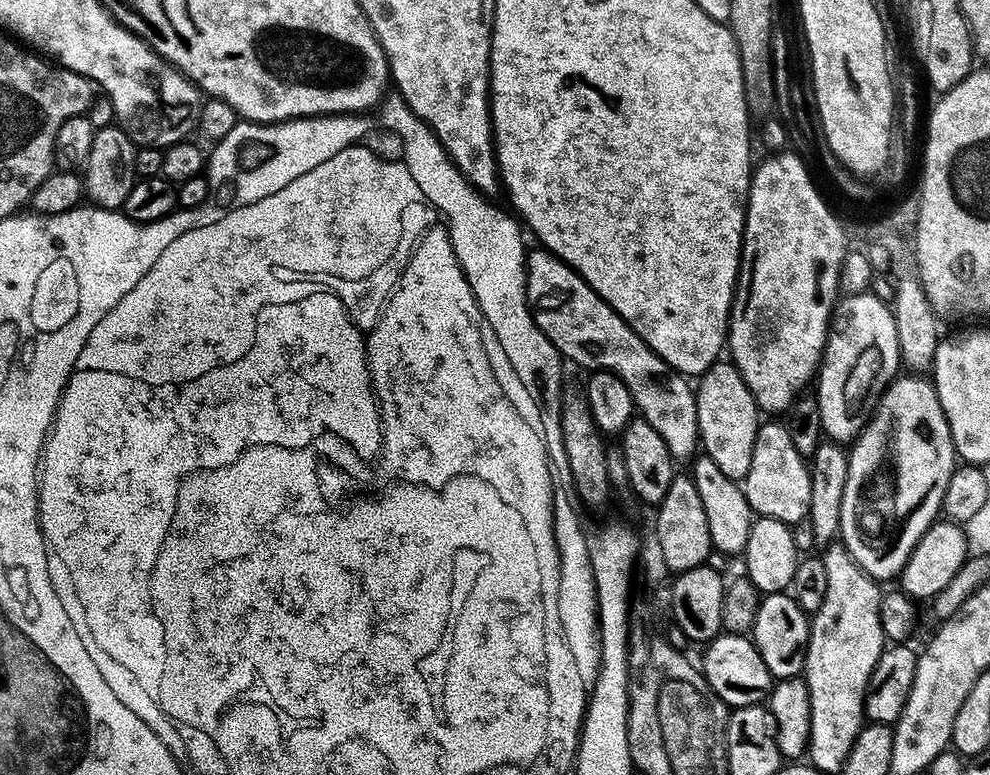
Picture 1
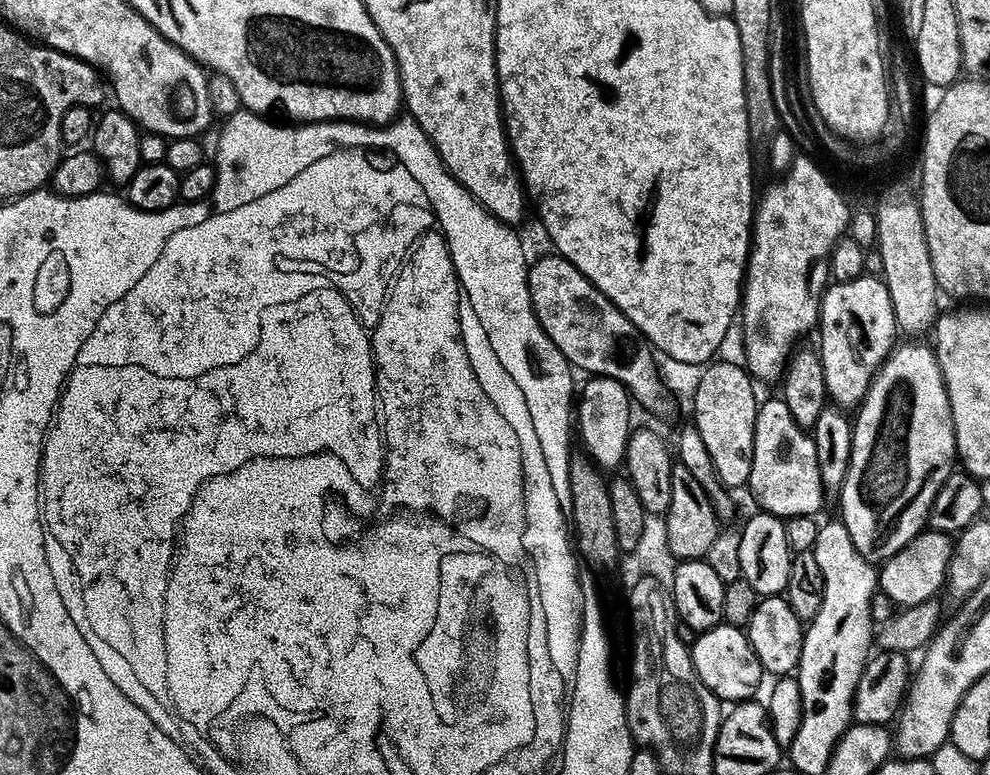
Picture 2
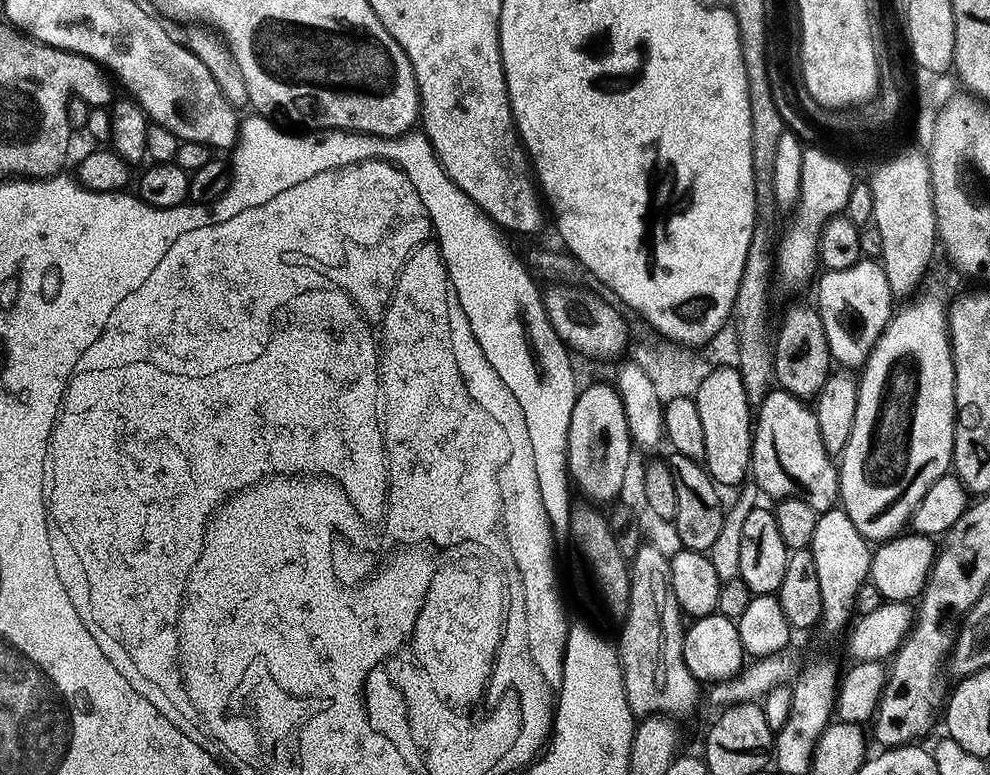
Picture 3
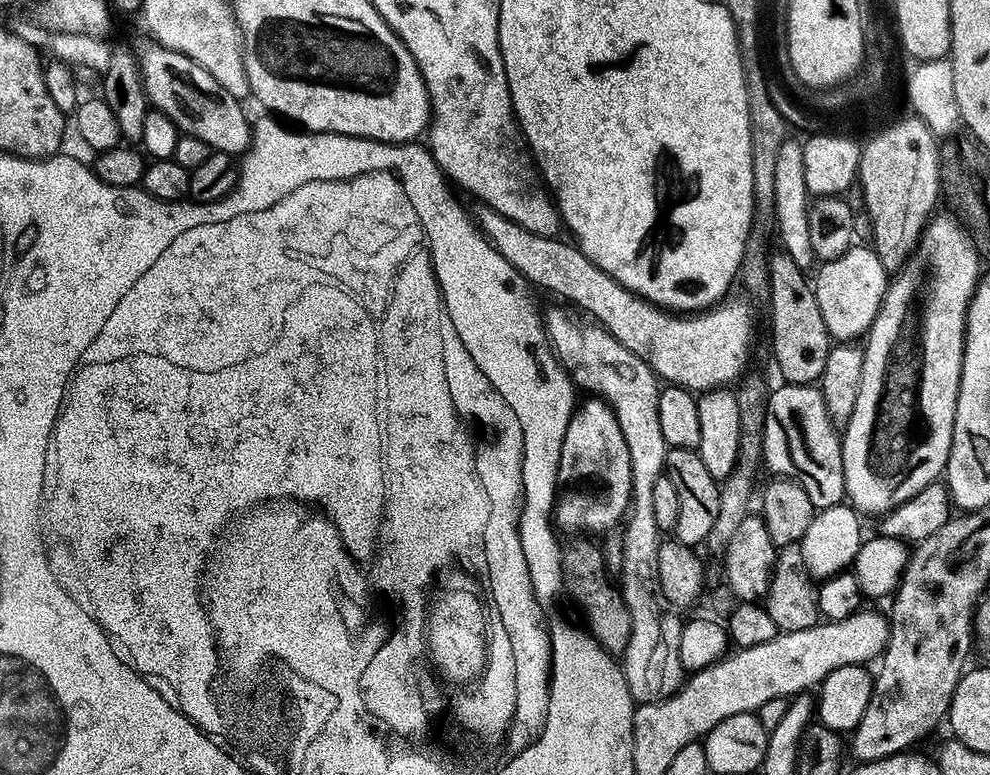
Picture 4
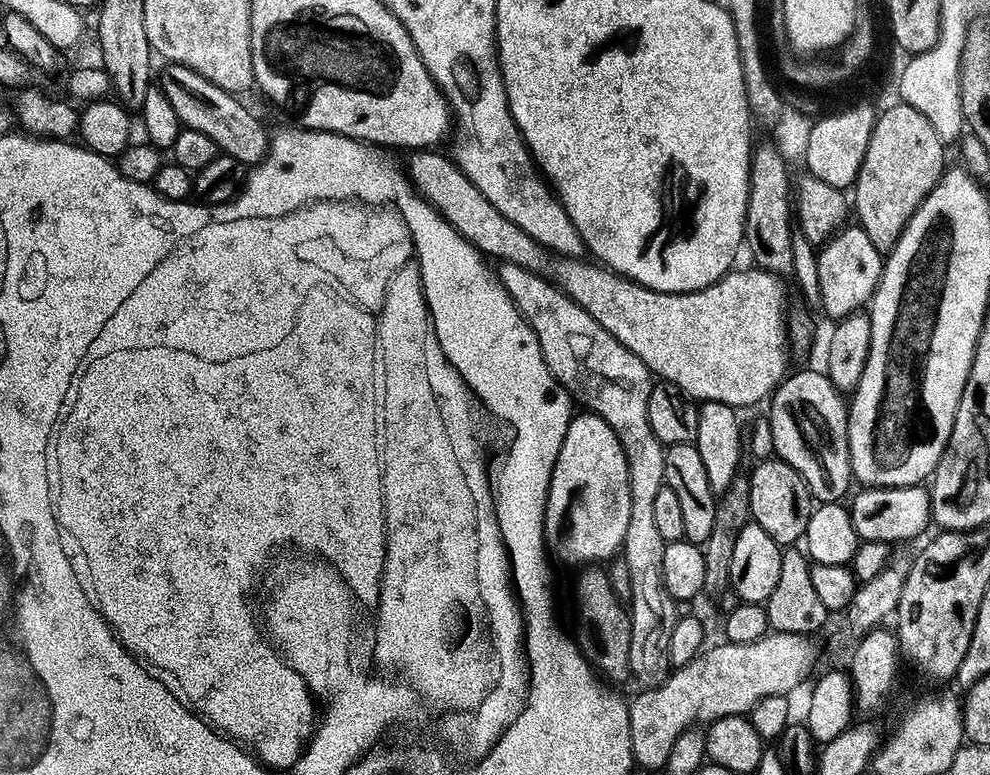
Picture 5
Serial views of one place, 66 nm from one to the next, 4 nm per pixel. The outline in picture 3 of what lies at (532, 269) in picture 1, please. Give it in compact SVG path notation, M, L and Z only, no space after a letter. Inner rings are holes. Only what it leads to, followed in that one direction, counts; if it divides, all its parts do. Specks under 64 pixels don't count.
M556 282L545 287L542 292L542 303L548 315L546 322L554 326L557 341L564 346L569 344L573 353L585 352L586 355L597 356L600 360L615 361L623 357L630 348L627 322L602 297L572 287L576 286L568 282Z

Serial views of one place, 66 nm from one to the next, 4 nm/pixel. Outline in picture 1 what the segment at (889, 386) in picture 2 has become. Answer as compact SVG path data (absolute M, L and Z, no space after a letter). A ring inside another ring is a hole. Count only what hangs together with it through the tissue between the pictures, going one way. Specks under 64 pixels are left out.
M920 374L897 375L896 379L880 395L880 399L876 401L876 406L873 408L871 416L868 417L868 425L860 431L859 436L856 437L854 443L851 445L850 455L848 457L846 494L842 494L842 522L840 523L839 539L842 541L846 551L852 556L852 559L856 561L856 564L867 576L871 576L877 582L885 582L884 580L890 579L891 576L892 579L899 577L900 571L906 566L906 562L910 558L914 546L922 538L922 534L926 534L928 527L935 524L941 515L944 506L946 486L950 482L952 471L956 467L958 467L956 447L952 441L950 426L946 422L946 414L936 397L935 384L932 383L931 379L925 378Z

